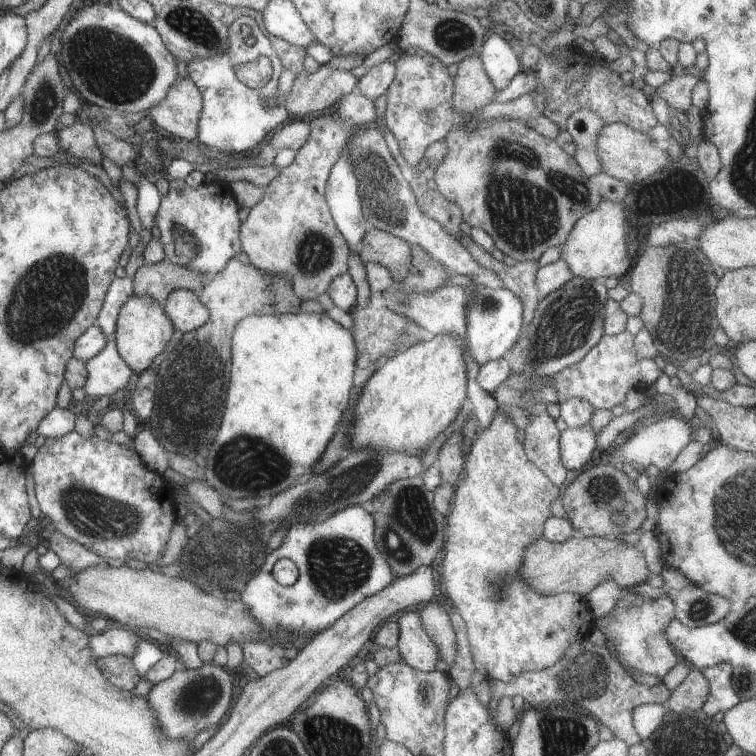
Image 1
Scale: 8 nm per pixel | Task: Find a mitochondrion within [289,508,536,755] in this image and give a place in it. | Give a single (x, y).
(339, 567)

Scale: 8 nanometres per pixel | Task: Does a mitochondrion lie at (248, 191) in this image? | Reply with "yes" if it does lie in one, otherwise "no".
no

